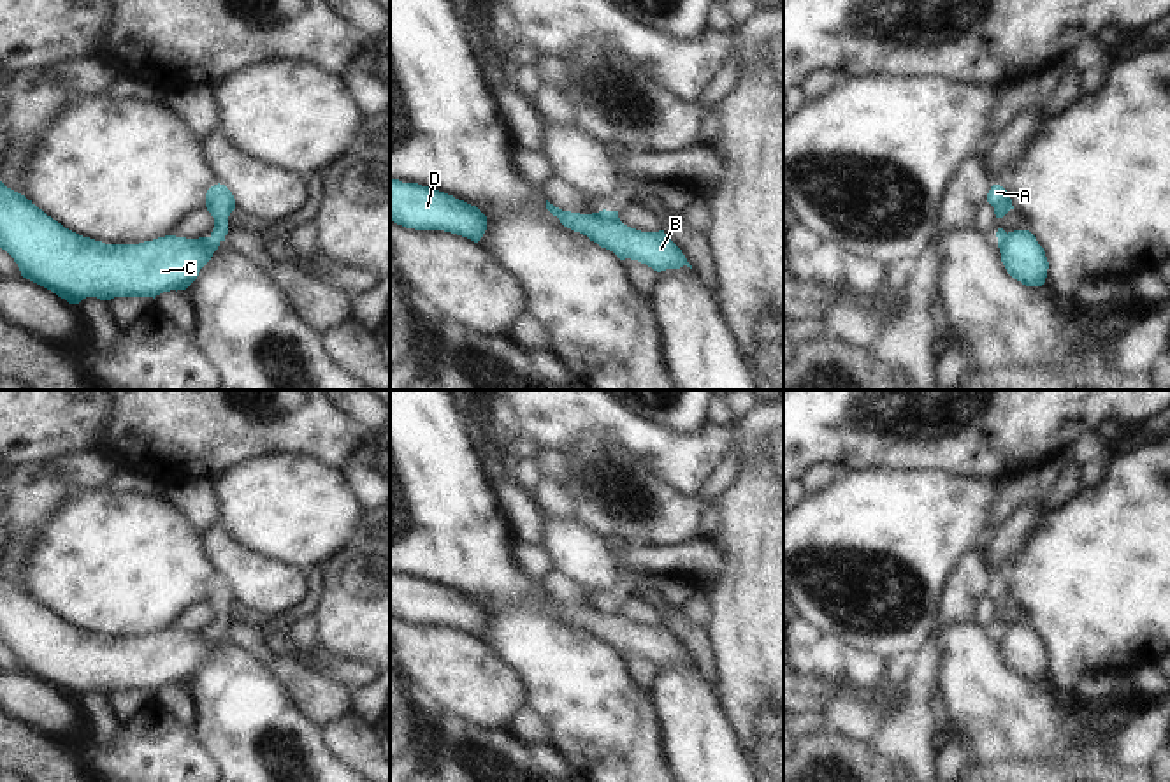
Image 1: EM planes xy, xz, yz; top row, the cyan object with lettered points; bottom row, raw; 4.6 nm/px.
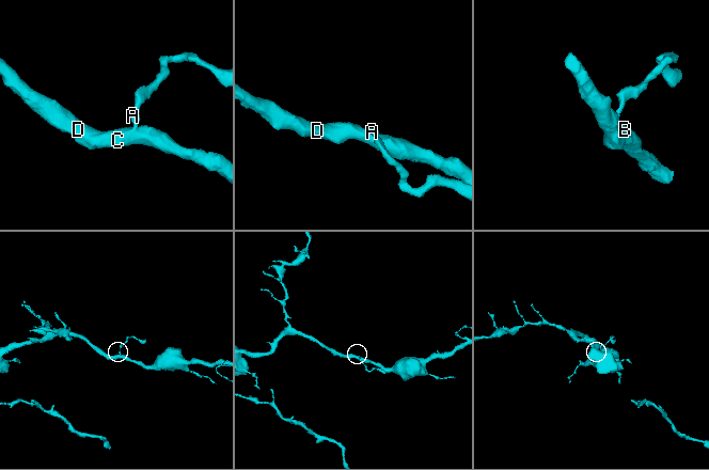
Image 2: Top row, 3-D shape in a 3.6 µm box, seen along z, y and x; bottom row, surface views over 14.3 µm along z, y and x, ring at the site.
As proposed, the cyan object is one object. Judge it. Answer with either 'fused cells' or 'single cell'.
fused cells

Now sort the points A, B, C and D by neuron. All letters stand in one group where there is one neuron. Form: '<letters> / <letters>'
A / B C D

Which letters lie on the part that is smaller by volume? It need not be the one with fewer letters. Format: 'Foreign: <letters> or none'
Foreign: A.

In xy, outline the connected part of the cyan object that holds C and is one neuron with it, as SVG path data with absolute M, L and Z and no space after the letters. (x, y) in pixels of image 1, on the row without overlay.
M0 575L0 641L18 657L21 670L51 684L69 698L86 691L156 691L170 684L186 684L218 643L220 633L186 633L165 629L139 638L105 638L83 631L47 610L25 589Z

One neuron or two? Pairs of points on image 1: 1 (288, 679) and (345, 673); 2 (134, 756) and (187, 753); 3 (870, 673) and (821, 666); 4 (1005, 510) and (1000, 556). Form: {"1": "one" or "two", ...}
{"1": "two", "2": "one", "3": "one", "4": "two"}

